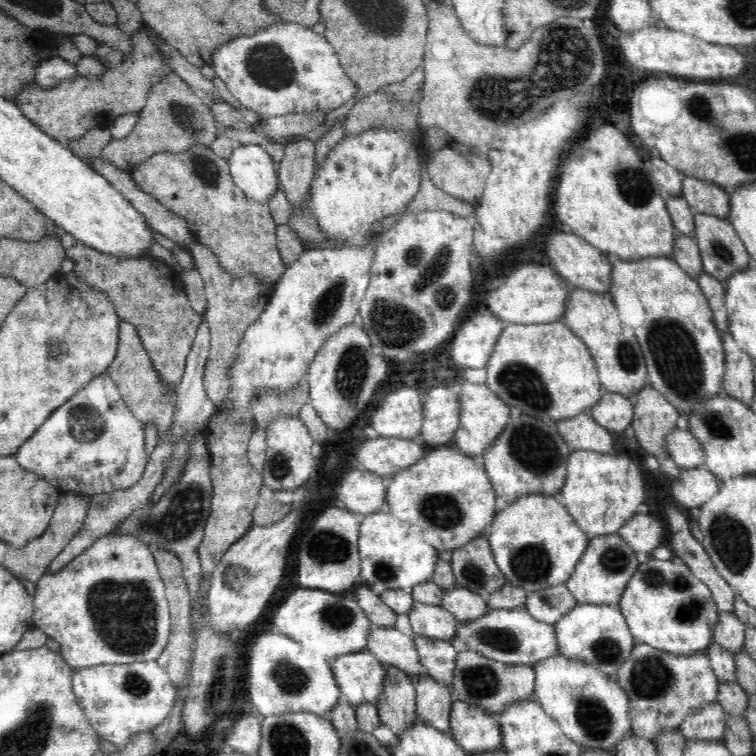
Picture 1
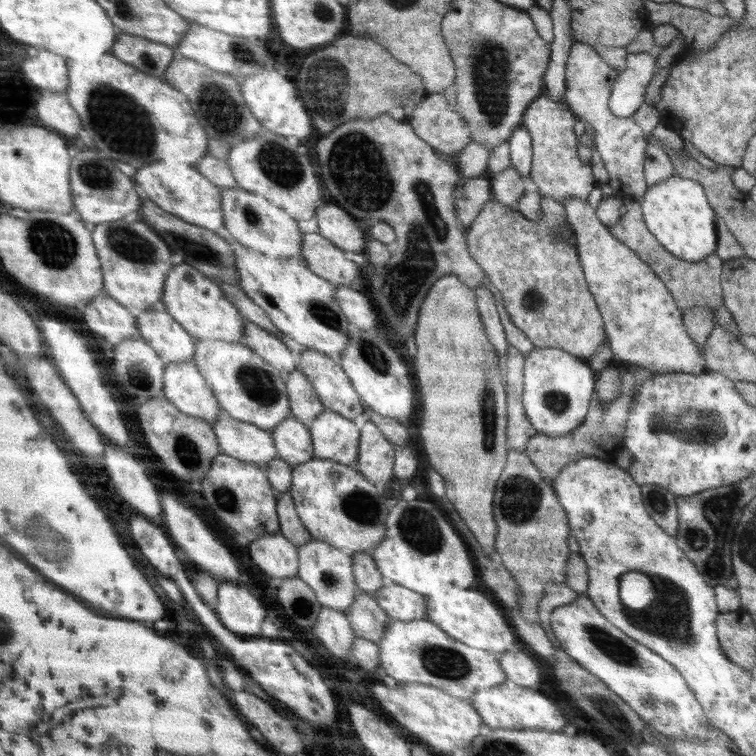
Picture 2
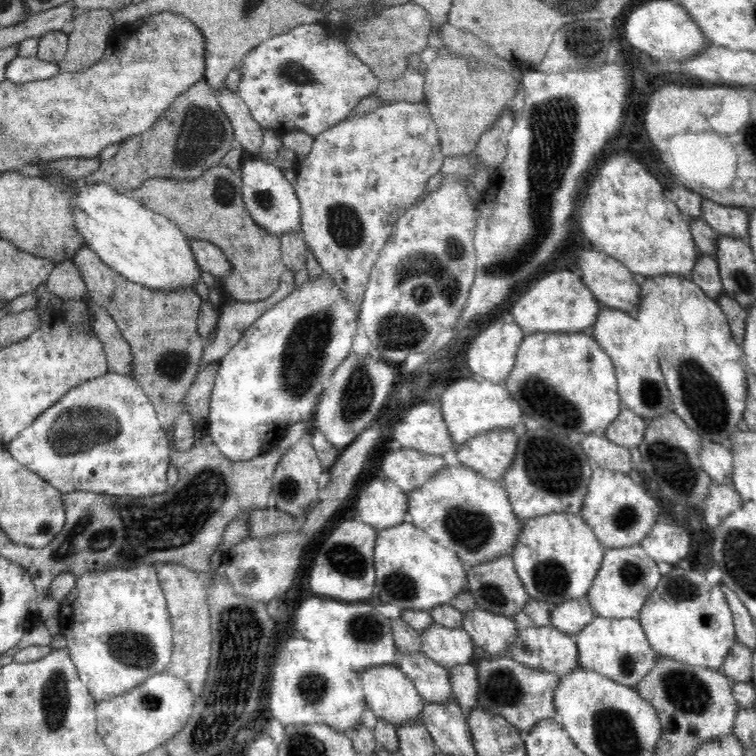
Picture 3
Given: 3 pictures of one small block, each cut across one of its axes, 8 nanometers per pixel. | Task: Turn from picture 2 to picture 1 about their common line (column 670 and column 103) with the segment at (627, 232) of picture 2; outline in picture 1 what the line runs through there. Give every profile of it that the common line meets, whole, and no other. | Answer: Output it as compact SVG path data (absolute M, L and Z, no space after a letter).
M61 227L56 228L56 234L65 248L65 258L74 260L73 272L82 282L103 292L115 306L121 321L135 327L160 381L177 390L185 374L186 358L204 320L192 309L180 274L150 253L124 260L122 256L110 256L86 246Z

